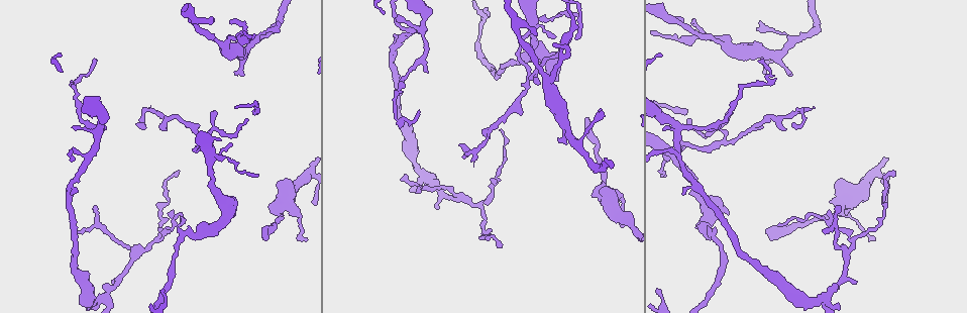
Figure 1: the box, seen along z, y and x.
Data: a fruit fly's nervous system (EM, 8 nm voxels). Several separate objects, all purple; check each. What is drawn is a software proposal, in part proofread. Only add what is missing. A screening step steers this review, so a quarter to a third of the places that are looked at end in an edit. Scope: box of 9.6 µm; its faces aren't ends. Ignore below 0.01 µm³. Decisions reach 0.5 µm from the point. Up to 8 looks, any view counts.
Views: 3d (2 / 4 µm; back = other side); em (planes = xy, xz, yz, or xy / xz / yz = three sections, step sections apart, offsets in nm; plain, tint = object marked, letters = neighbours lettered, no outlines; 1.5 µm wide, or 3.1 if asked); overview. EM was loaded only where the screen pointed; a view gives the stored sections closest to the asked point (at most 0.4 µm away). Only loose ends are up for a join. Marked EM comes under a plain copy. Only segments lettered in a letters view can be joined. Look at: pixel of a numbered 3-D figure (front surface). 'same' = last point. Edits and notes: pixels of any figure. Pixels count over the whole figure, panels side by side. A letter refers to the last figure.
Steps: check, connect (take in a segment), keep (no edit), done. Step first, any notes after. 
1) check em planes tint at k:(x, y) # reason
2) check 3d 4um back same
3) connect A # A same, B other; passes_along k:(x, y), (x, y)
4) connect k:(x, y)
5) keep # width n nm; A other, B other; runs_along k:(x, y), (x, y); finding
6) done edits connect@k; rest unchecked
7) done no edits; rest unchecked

check 3d 4um at 1:(177, 173) # end of a long branch

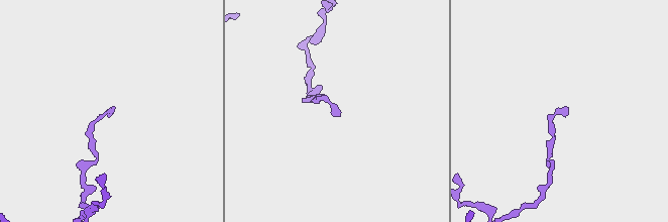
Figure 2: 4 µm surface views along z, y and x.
check em planes letters at 2:(567, 111)

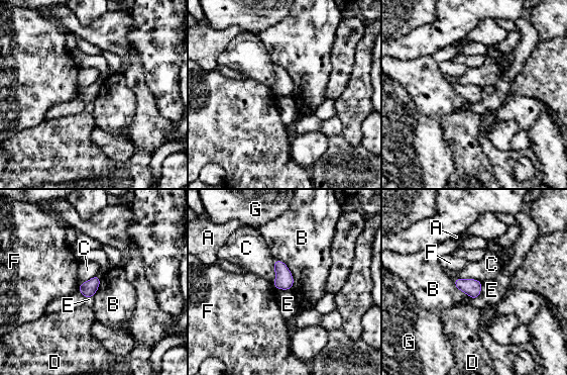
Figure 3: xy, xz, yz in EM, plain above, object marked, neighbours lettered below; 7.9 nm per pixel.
keep # width 120 nm; A other, B other, C other, D other, E other, F other, G other; border 3:(482, 282), (480, 294), (474, 299); none of them fits

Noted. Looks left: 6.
check 3d 2um back at 1:(404, 177)

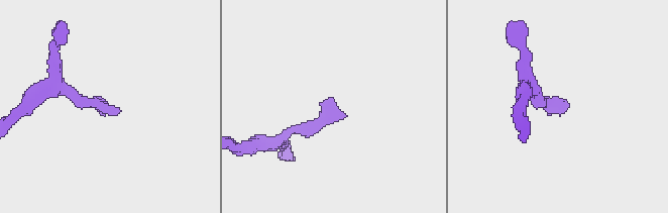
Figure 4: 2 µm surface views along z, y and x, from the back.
check em xy step 4 letters at 4:(564, 102)

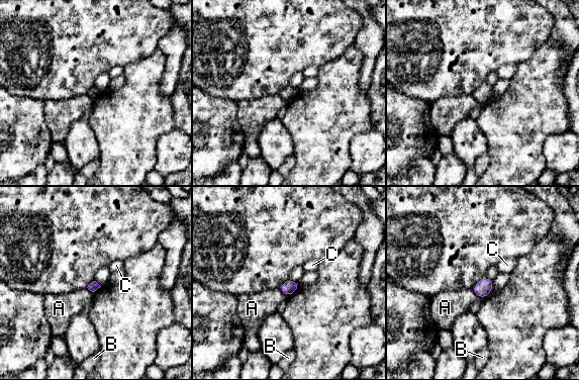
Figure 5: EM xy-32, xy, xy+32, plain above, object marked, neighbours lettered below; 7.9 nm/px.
check em planes letters same

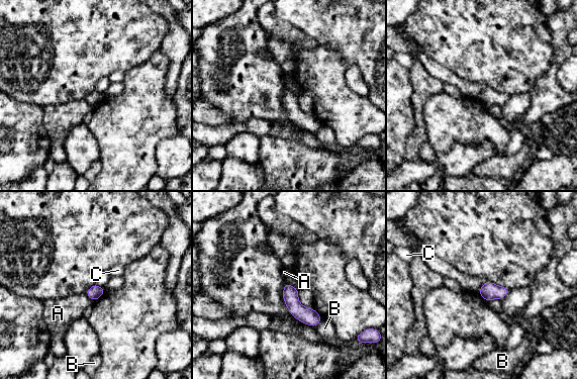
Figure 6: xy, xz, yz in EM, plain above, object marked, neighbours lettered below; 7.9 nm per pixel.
keep # width 110 nm; A other, B other, C other; border 6:(85, 293), (93, 302); none of them fits

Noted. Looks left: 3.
check em yz step 8 tint at 1:(765, 229)

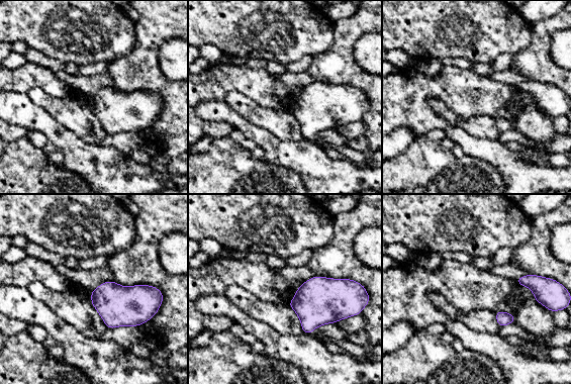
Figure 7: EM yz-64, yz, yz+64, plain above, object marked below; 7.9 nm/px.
check em xy step 4 letters same # cut it another way

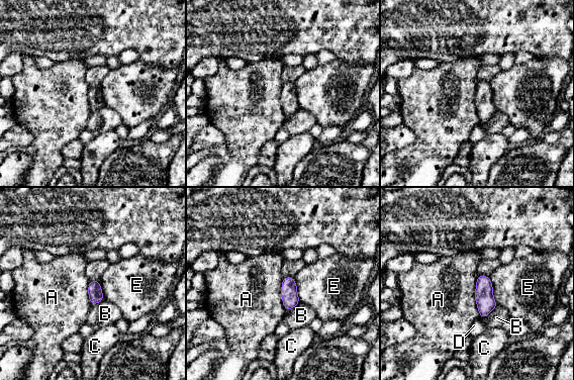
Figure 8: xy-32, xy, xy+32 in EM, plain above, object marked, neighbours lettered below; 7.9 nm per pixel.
keep # longest_contact A 340 nm; A other, B other, C other, D other, E other; border 8:(478, 275), (474, 299), (480, 316); no lettered segment goes on from it

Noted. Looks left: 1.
done no edits; rest unchecked

